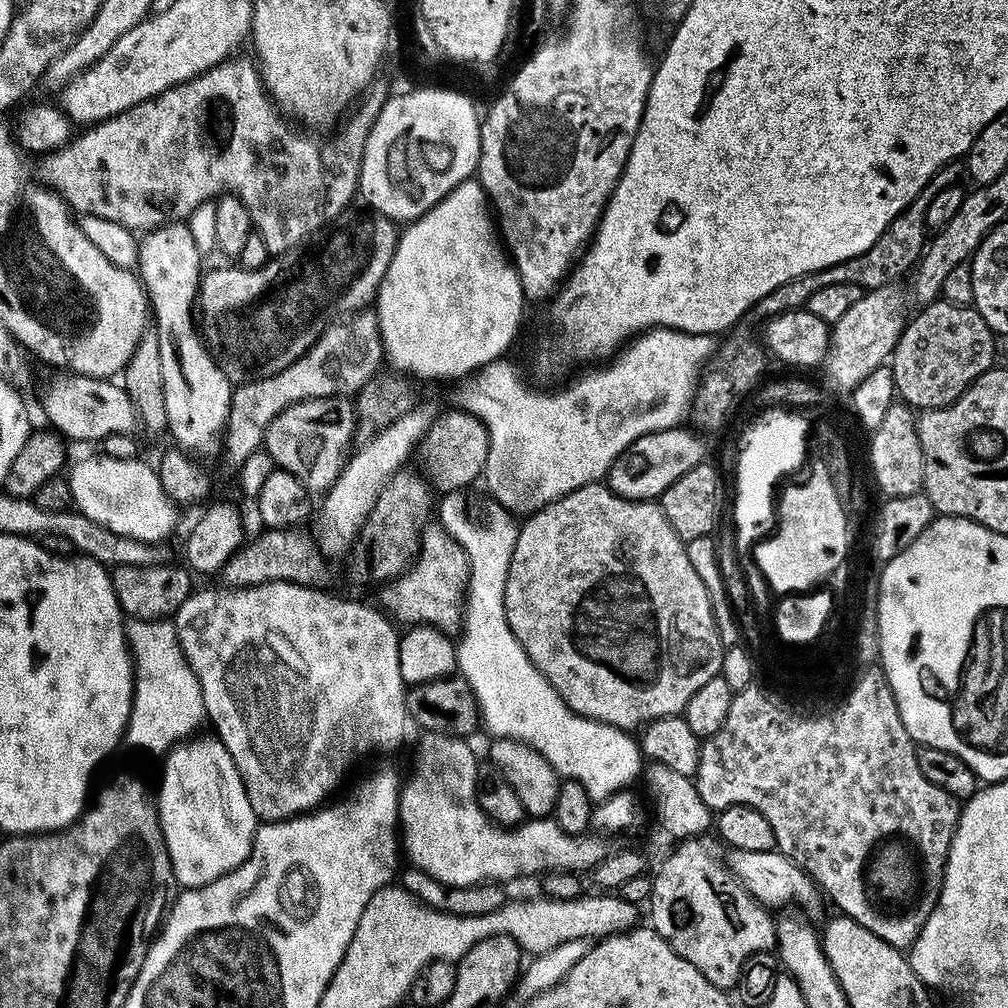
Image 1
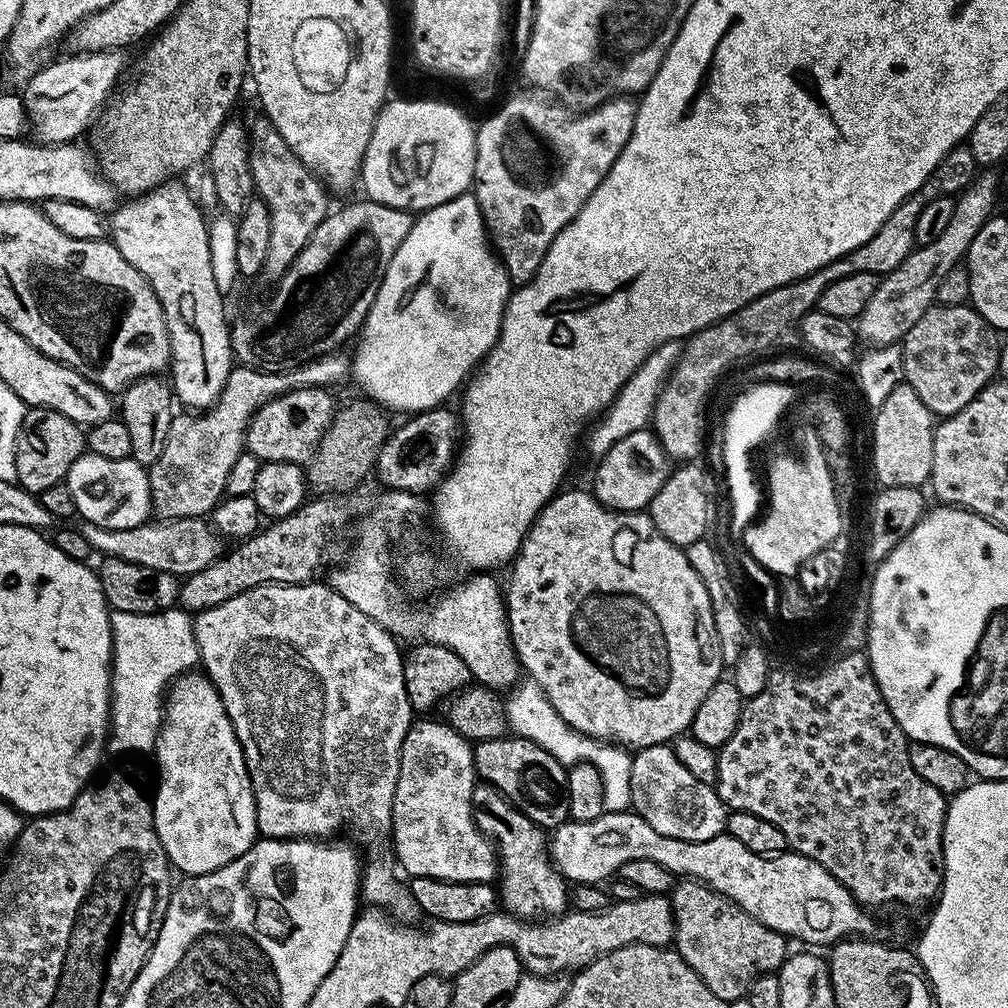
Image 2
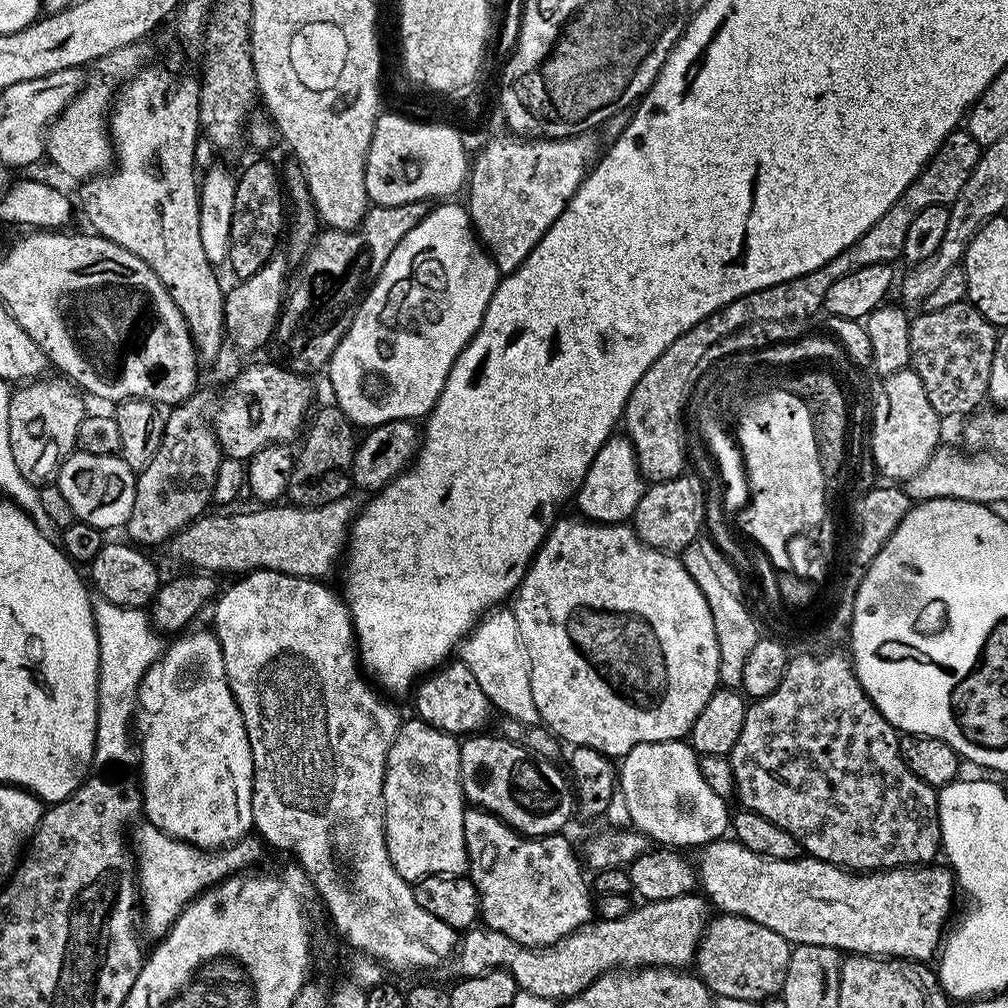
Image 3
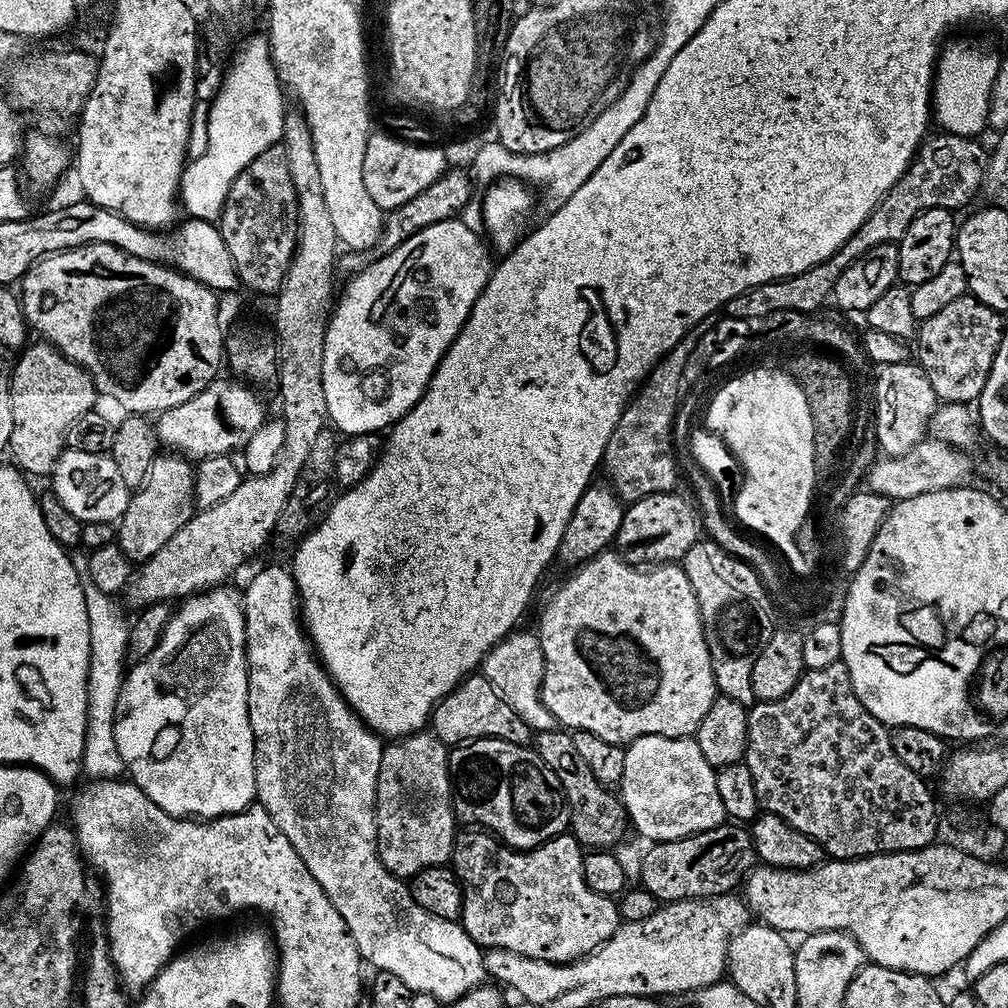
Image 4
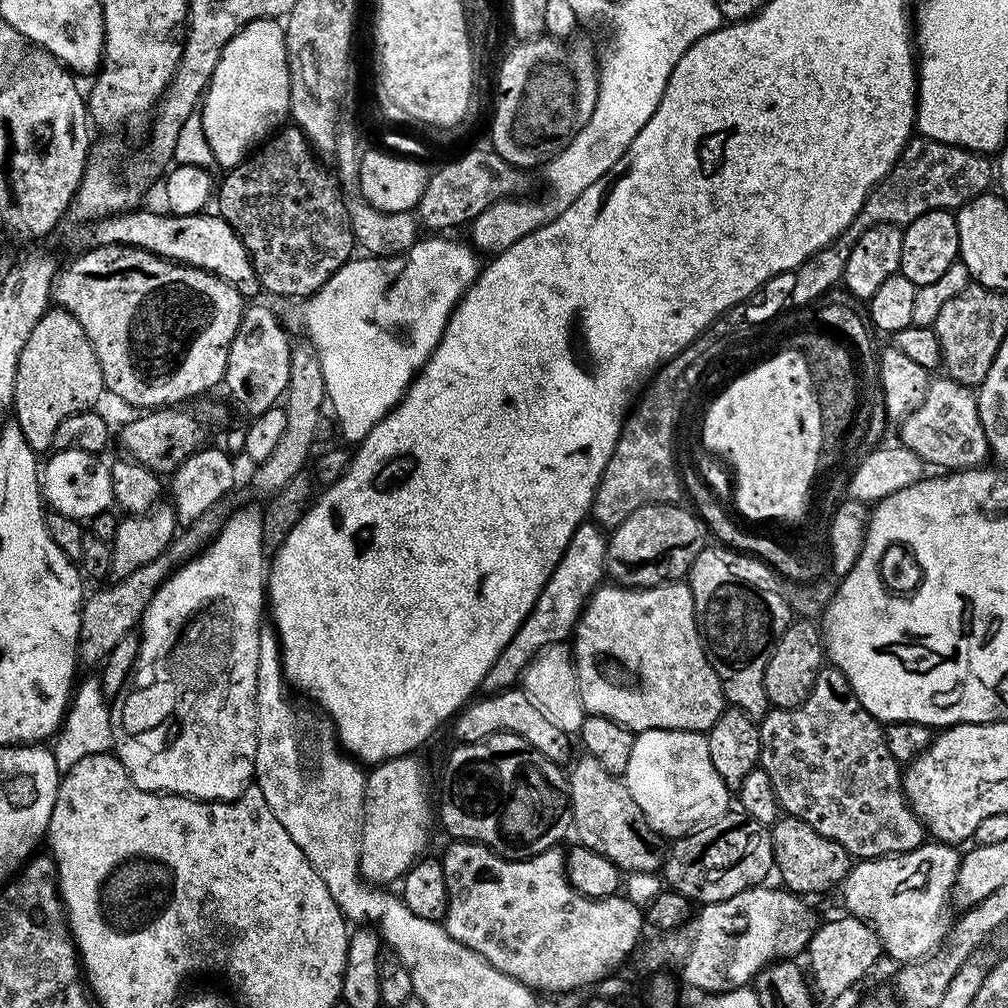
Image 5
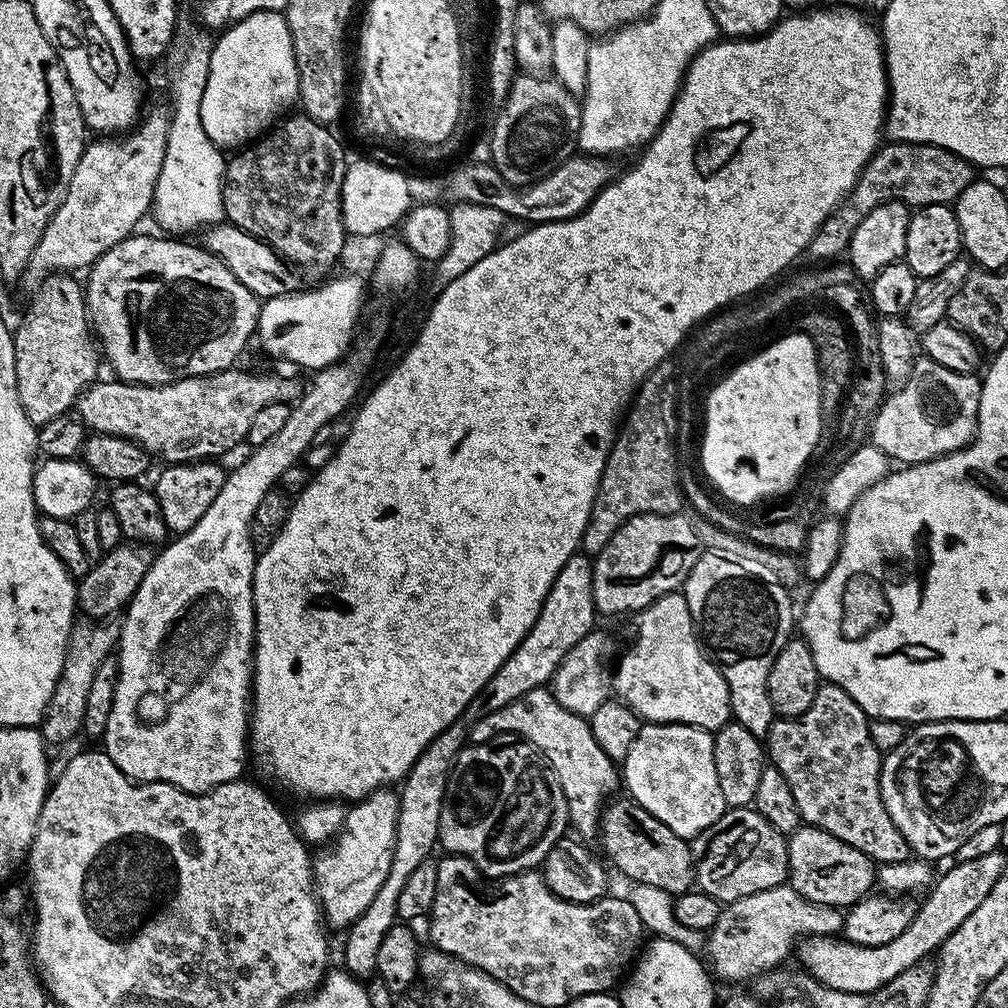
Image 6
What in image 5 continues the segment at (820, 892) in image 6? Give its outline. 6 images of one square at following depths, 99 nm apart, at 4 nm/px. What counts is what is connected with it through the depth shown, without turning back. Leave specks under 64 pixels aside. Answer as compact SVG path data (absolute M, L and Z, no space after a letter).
M784 814L771 825L772 863L775 875L780 875L779 883L789 892L820 892L823 888L839 885L848 877L854 860L848 851L838 842L830 842L830 838L822 838L814 826L806 826L798 818Z

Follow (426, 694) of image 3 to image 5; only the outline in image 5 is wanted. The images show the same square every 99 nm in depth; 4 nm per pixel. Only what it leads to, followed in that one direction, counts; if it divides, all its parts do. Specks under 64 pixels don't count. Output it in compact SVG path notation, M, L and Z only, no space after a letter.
M519 687L505 688L503 692L481 695L464 705L451 721L450 729L460 744L473 744L492 736L495 732L512 732L521 736L529 748L541 752L548 760L563 765L564 759L572 752L569 733L558 730L554 722Z

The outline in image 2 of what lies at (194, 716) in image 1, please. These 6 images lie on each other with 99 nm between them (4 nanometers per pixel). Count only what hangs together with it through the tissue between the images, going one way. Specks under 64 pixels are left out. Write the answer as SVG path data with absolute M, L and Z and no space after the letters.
M177 606L167 608L165 612L155 612L154 614L126 614L125 612L112 612L112 701L108 703L108 743L107 751L112 752L148 752L155 753L156 740L160 736L160 726L164 723L164 705L166 696L173 680L185 672L191 672L200 664L200 651L198 642L194 638L194 626L192 625L193 617L185 612L183 608Z

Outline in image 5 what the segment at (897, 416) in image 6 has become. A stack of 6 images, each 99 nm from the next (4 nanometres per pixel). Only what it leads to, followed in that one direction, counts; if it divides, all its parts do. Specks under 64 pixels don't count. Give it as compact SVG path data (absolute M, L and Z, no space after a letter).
M947 378L933 379L928 385L924 399L917 409L905 416L899 425L899 443L914 450L925 465L937 464L940 470L963 470L978 468L989 459L990 449L980 411L976 405L977 393Z

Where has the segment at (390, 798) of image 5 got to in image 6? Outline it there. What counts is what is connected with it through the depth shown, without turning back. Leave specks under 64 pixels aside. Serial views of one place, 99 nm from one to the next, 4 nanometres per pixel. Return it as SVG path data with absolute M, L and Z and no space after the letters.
M380 788L365 800L355 801L345 811L343 828L336 833L330 847L324 850L329 852L315 857L314 887L323 919L331 927L333 924L340 930L349 929L386 882L390 862L394 862L399 801L399 795L388 788Z

